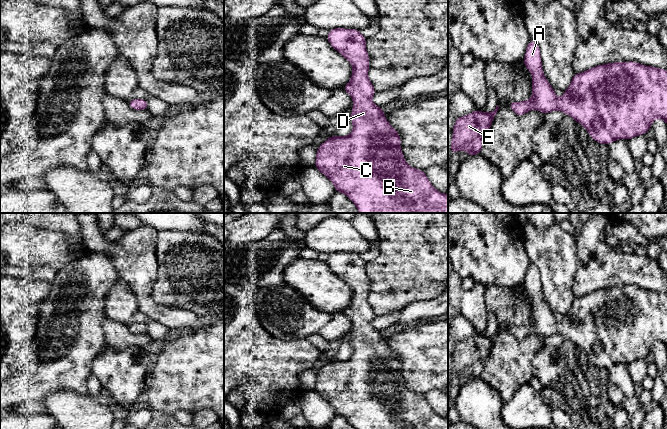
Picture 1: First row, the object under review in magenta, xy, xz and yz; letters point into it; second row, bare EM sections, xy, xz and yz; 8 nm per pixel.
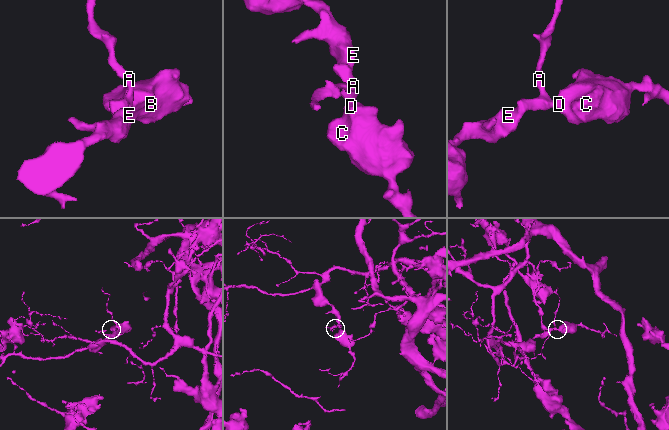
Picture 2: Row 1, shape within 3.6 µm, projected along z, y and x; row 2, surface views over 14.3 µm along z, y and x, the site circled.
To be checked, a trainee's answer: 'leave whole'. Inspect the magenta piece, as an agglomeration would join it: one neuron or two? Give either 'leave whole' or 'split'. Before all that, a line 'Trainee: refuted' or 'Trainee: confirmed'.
Trainee: confirmed
leave whole

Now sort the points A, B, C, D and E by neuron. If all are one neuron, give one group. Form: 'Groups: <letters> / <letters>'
Groups: A B C D E

